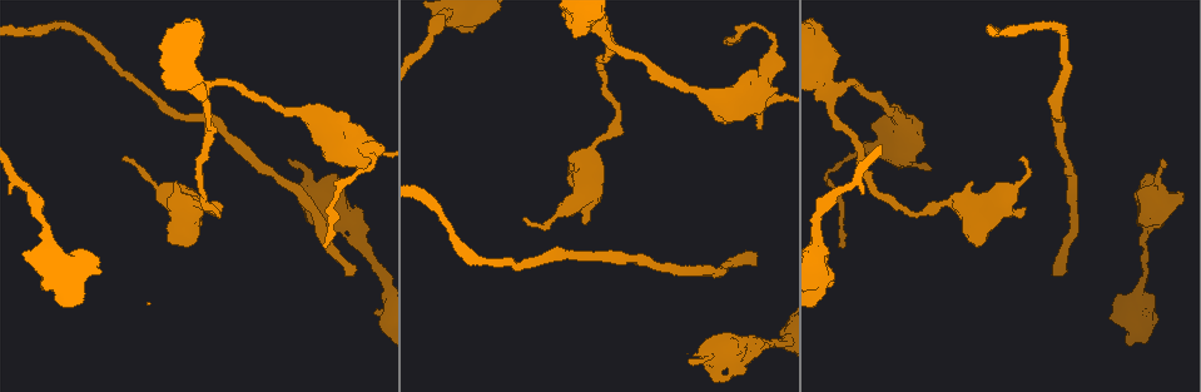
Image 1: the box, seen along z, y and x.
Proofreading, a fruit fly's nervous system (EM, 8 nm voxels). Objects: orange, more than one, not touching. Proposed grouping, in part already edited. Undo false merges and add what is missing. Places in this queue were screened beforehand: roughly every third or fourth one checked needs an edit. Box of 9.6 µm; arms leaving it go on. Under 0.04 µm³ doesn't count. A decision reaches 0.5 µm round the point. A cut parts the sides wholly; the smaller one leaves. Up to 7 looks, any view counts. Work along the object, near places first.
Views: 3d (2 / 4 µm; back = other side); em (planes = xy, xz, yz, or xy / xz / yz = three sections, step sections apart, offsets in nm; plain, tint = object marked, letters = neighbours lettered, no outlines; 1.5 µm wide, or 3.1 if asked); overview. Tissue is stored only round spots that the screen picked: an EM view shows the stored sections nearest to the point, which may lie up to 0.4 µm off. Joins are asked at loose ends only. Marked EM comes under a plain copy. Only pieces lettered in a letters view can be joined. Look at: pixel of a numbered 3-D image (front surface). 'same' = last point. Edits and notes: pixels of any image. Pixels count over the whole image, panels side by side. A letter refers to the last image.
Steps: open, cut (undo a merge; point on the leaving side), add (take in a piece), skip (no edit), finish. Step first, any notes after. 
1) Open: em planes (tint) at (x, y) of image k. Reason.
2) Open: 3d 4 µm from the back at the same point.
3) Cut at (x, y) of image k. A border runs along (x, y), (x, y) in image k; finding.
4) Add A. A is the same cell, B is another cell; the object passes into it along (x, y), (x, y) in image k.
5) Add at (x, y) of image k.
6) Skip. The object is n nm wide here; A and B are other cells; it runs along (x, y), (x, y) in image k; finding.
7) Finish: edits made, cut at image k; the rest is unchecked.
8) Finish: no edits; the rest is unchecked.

Open: 3d 4 µm at (325, 247) of image 1. An open end.

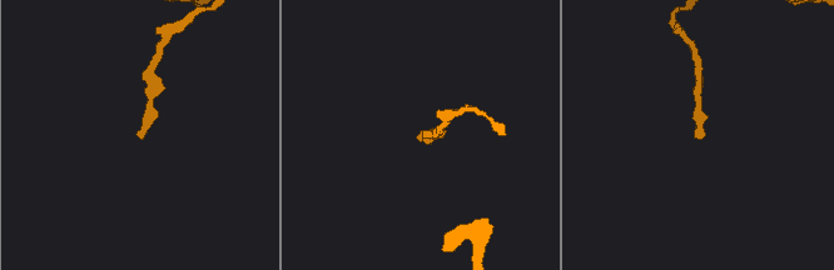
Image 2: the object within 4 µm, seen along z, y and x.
Open: em planes (letters) at (699, 138) of image 2.

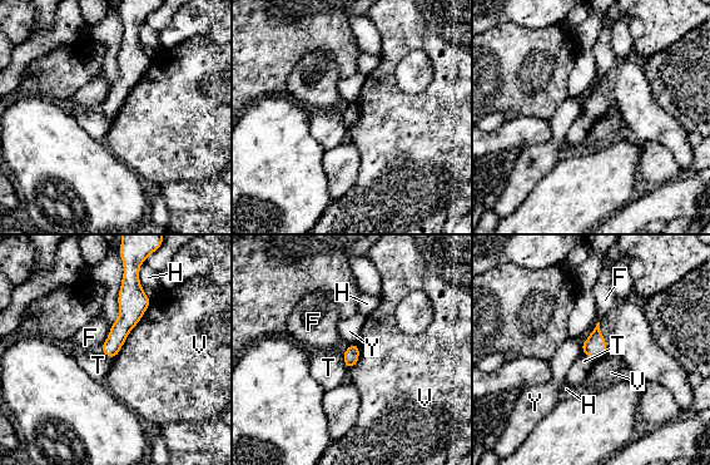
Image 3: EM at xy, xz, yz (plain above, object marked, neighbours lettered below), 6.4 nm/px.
Skip. F, H, T, V and Y are other cells; a border runs along (349, 345), (343, 352), (347, 370) in image 3; no lettered piece goes on from it.

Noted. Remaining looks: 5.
Open: em planes (letters) at (356, 169) of image 1. Branch stops here.

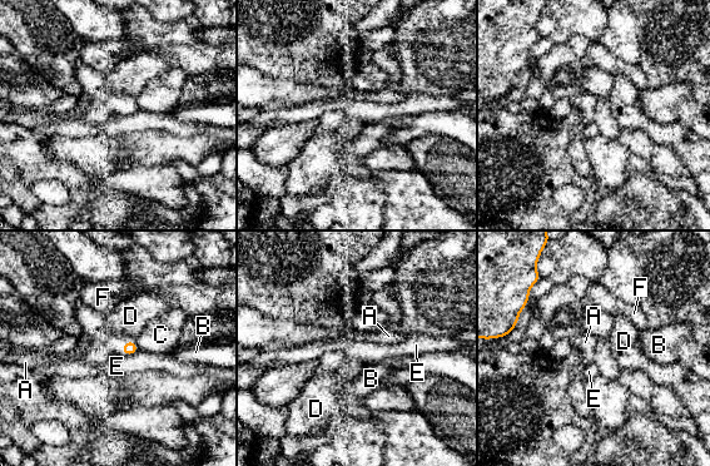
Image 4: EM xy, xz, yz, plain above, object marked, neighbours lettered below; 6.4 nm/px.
Skip. A, B, C, D, E and F are other cells; a border runs along (138, 350), (125, 356) in image 4; no lettered piece goes on from it.

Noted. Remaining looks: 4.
Open: 3d 4 µm from the back at (341, 214) of image 1. Sudden change in width.

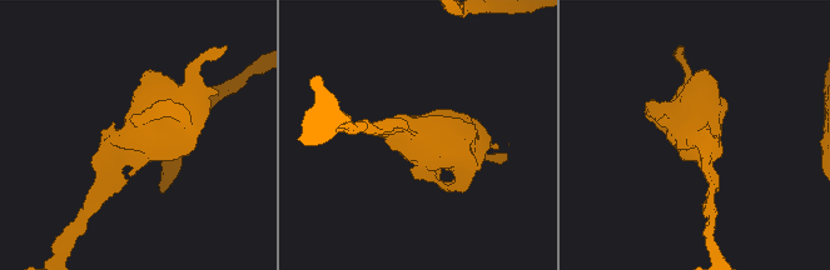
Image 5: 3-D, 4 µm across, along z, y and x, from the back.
Open: em planes (tint) at (424, 138) of image 5.

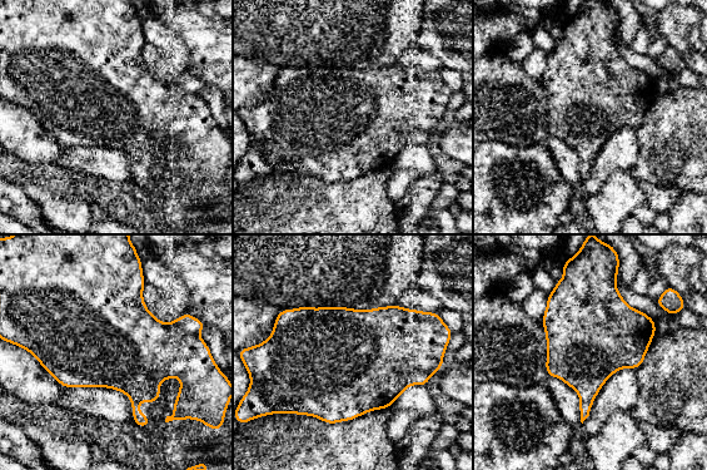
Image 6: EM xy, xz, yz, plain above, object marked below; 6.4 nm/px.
Open: em planes (letters) at the same point.

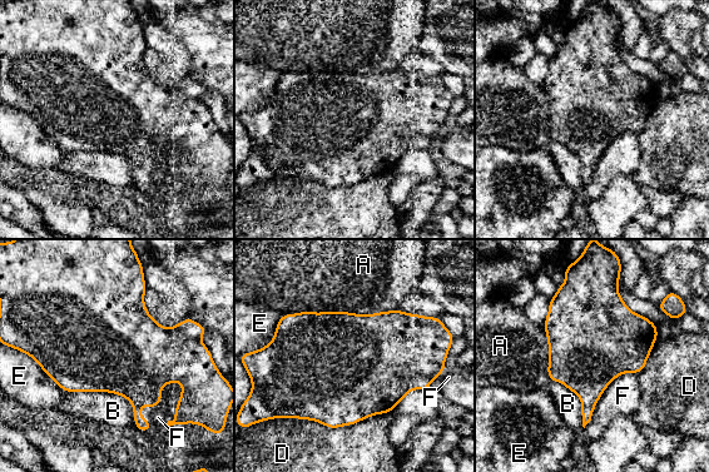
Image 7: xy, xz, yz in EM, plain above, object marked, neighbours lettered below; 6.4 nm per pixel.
Skip. The object is 500 nm wide here; A, B, D, E and F are other cells; a border runs along (636, 373), (608, 386), (584, 427) in image 7; continuous, no second neuron.

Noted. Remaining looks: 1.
Finish: no edits; the rest is unchecked.

